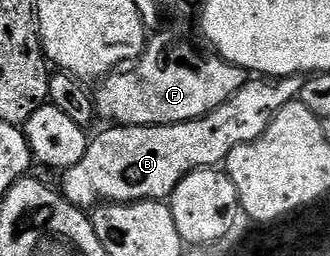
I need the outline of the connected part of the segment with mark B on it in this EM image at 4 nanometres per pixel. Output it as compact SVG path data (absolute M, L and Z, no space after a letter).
M281 75L276 78L268 77L252 77L249 78L242 85L242 89L238 89L238 93L234 93L234 97L230 97L218 109L214 109L209 115L205 115L202 119L192 119L189 123L166 123L154 127L122 127L119 125L109 126L109 131L104 131L100 136L93 138L89 142L86 153L82 157L82 161L78 161L78 165L69 167L67 171L63 172L62 179L64 179L64 187L62 186L62 194L65 199L74 204L74 206L81 209L92 209L97 205L106 203L138 203L146 199L154 199L157 201L164 201L171 196L172 190L177 187L180 182L184 180L185 175L189 175L191 171L198 171L201 169L216 169L227 160L228 154L234 149L238 149L238 145L254 141L258 137L262 137L262 133L266 133L266 129L270 125L270 121L276 116L279 111L286 105L297 102L299 100L302 89L304 88L304 79L298 75Z

